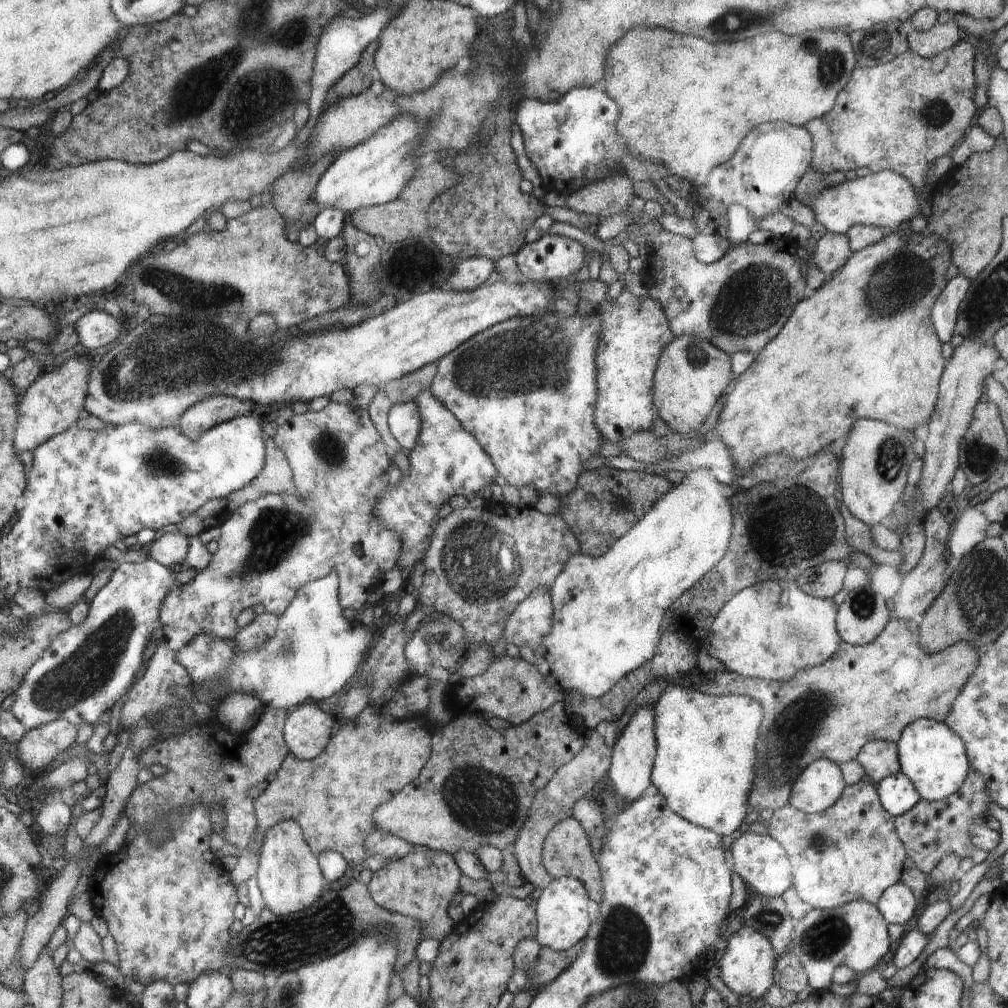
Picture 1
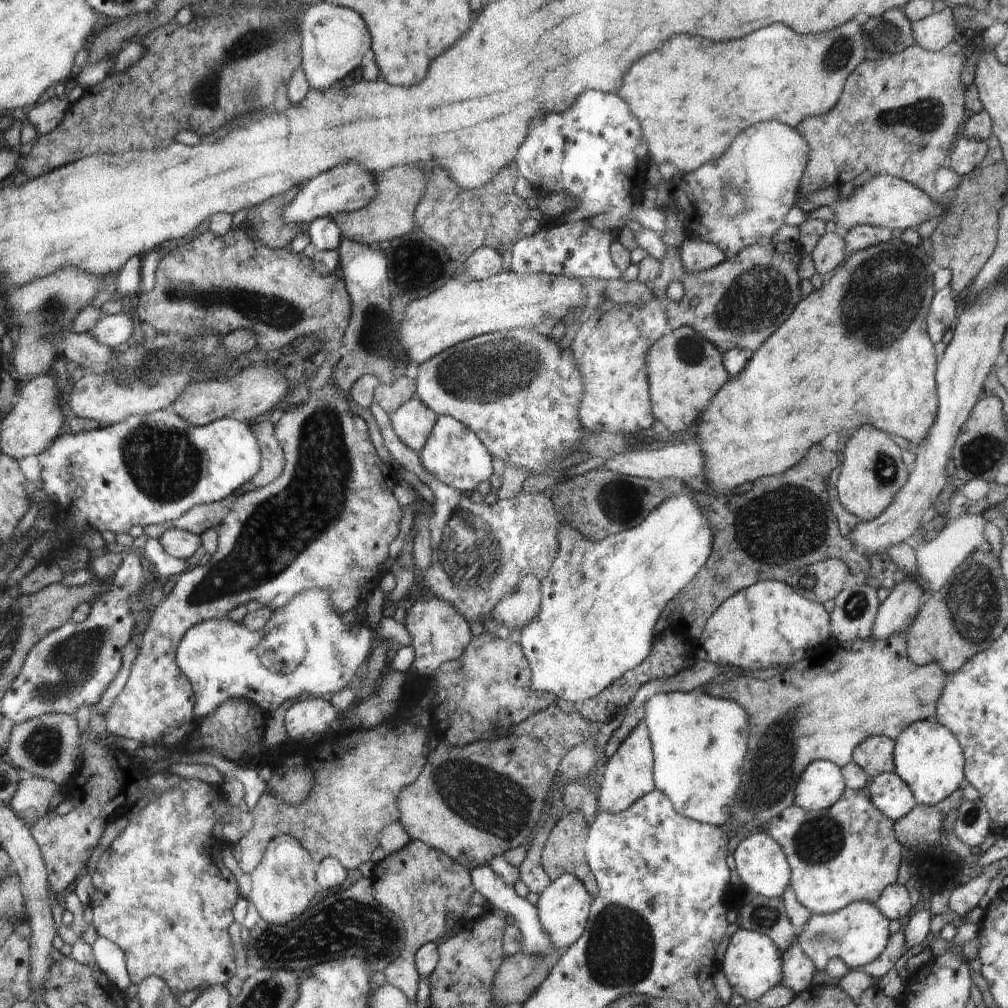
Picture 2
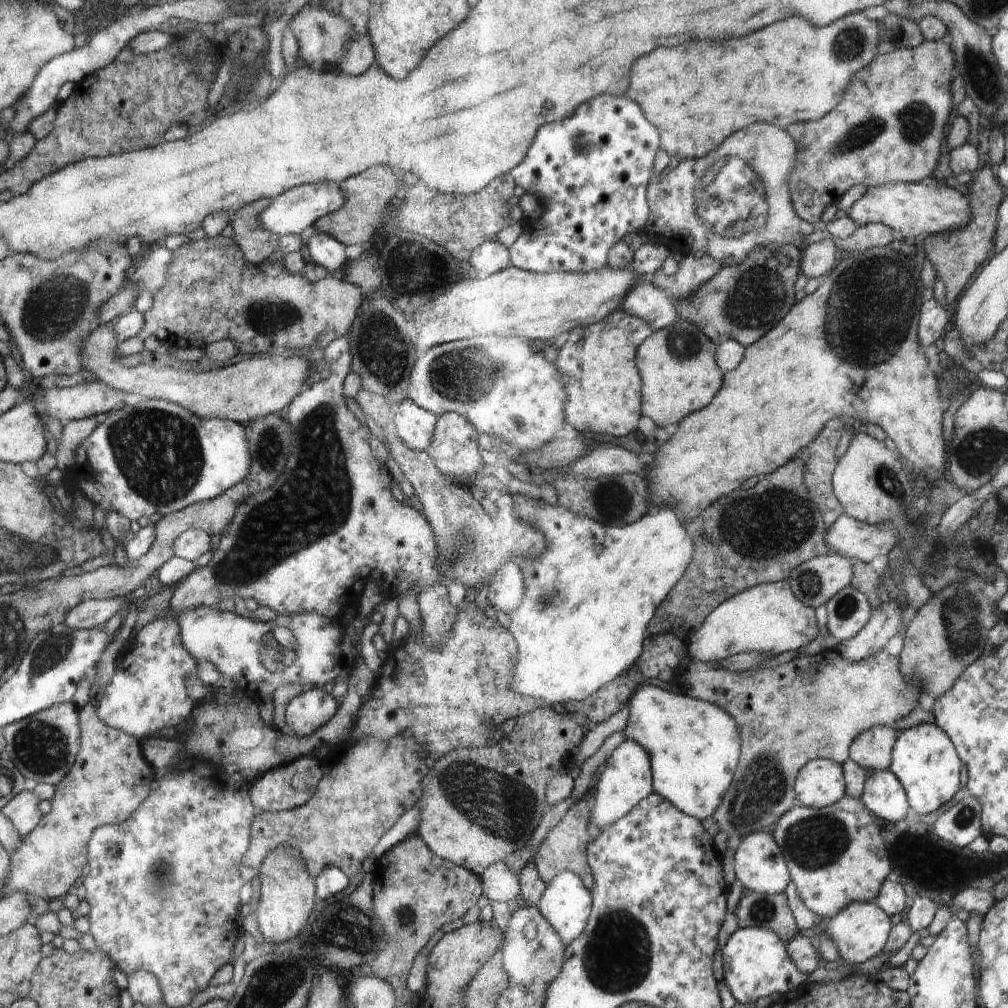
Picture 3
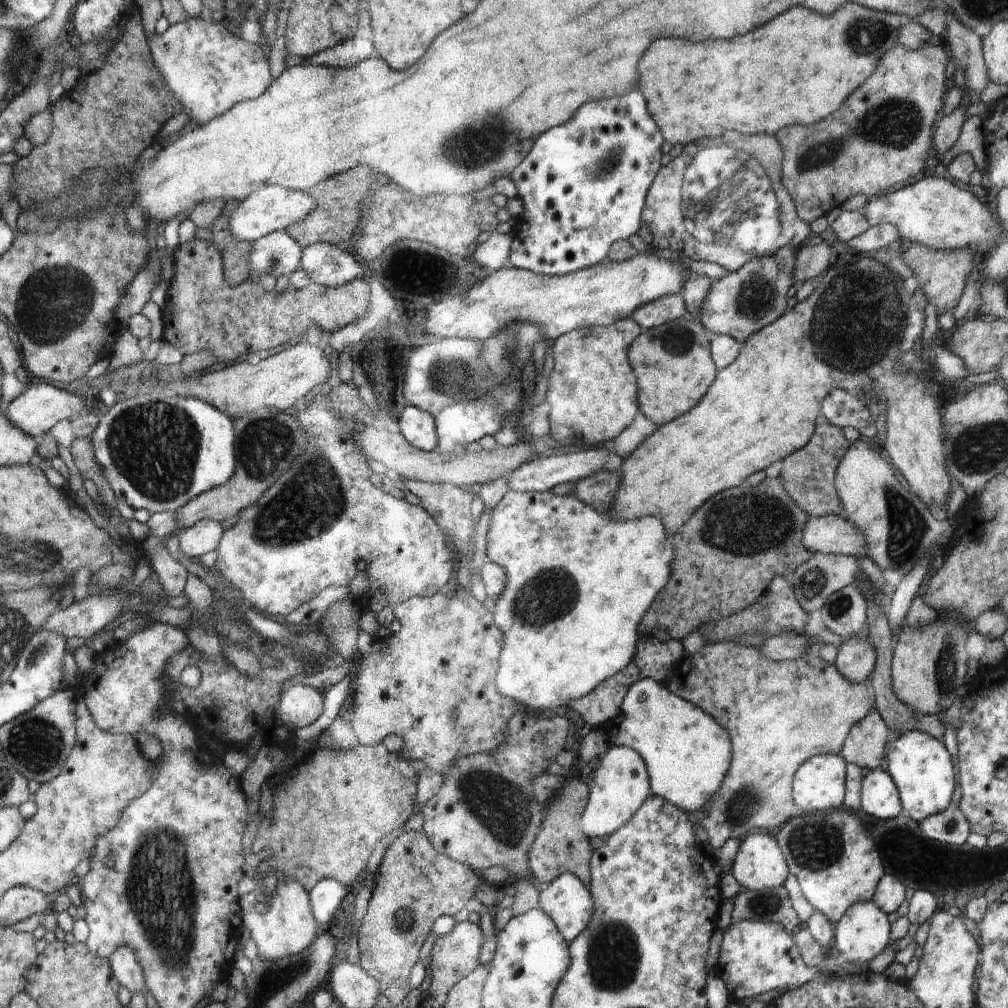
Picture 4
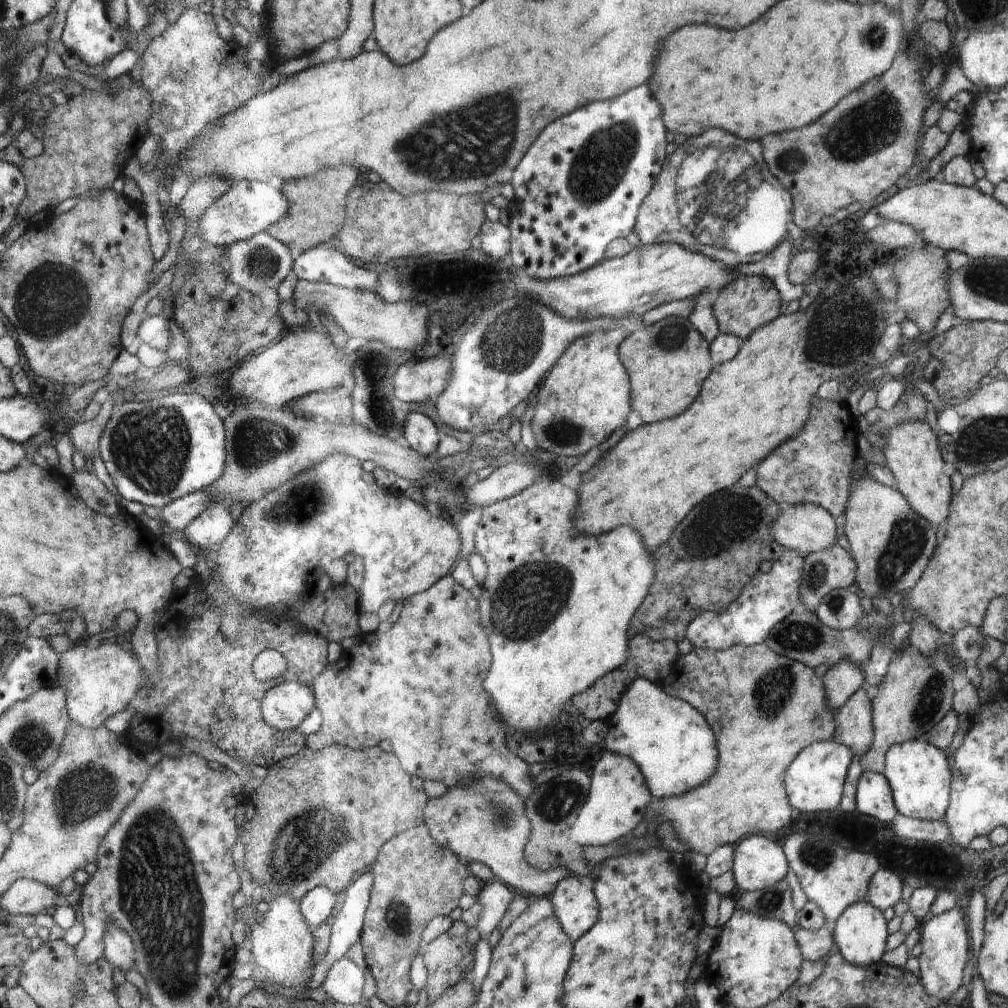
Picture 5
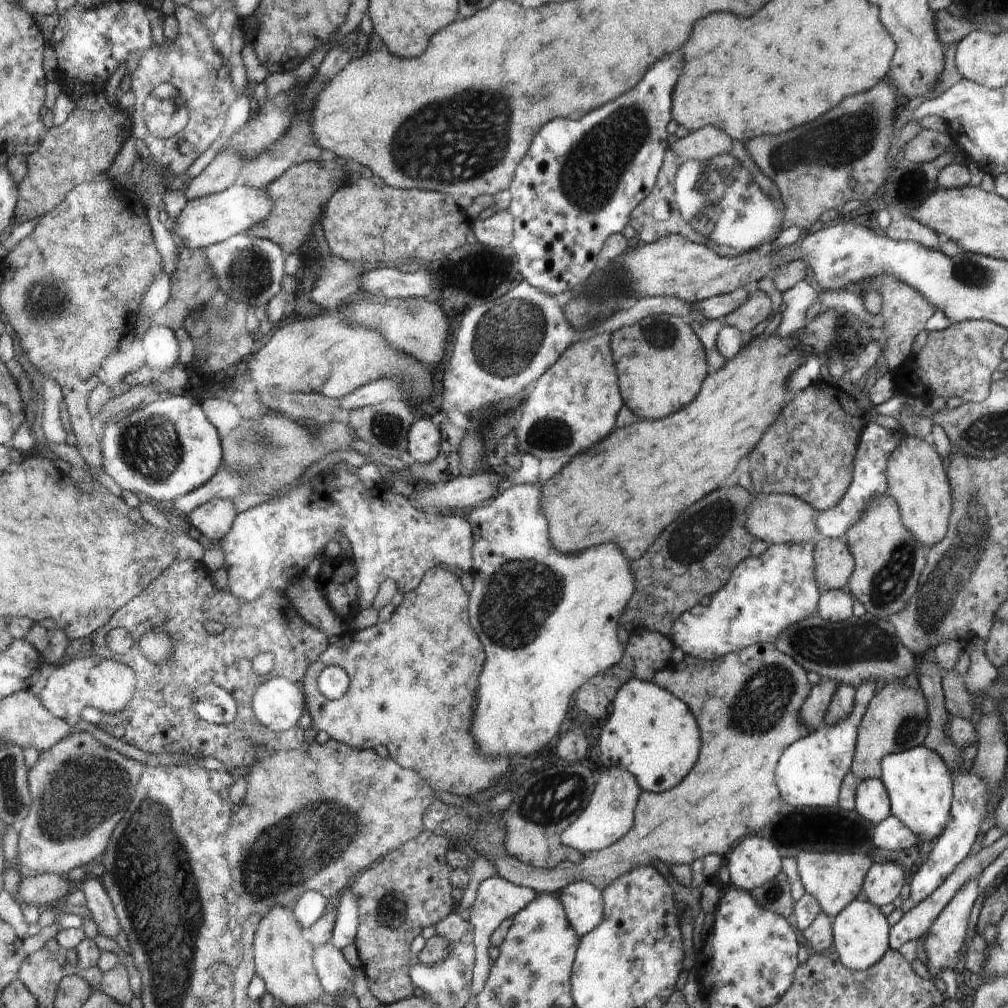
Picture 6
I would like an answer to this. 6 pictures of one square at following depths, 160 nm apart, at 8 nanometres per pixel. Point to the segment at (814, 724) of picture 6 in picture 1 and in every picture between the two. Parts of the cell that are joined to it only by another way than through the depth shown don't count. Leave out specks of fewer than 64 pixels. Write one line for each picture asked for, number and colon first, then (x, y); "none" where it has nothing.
1: (919, 588)
2: (896, 614)
3: (884, 623)
4: (856, 657)
5: (840, 682)

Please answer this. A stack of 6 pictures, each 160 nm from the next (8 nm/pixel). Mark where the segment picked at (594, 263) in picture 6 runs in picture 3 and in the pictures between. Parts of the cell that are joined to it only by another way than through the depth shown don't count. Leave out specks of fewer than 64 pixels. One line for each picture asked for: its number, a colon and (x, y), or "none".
3: (590, 171)
4: (584, 186)
5: (581, 186)

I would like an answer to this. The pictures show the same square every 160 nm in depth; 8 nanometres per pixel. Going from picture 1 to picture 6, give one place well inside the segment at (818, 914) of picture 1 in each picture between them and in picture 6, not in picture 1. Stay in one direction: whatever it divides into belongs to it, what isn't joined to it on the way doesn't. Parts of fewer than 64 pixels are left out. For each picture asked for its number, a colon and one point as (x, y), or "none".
2: (858, 934)
3: (860, 931)
4: (862, 934)
5: (860, 933)
6: (860, 931)

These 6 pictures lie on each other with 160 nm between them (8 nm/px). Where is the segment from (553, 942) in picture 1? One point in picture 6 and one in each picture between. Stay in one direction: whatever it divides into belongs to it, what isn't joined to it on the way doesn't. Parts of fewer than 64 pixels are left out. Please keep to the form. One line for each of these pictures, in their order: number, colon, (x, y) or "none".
2: (563, 907)
3: (565, 903)
4: (566, 900)
5: (575, 907)
6: (583, 904)

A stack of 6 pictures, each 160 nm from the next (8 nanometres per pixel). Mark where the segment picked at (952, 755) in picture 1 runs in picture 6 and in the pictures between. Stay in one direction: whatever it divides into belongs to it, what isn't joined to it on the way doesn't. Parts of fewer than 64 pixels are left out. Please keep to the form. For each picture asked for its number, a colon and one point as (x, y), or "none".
2: (928, 756)
3: (925, 761)
4: (920, 765)
5: (917, 773)
6: (918, 783)

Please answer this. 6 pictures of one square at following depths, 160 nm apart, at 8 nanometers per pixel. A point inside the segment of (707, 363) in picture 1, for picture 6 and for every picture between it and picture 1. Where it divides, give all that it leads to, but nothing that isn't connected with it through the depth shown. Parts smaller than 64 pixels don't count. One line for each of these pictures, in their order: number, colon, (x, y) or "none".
2: (685, 370)
3: (679, 376)
4: (672, 363)
5: (667, 362)
6: (660, 362)

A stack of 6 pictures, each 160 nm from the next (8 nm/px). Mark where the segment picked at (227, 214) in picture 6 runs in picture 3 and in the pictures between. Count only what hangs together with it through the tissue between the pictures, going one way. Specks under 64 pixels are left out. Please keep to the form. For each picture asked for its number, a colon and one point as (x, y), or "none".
3: (294, 212)
4: (269, 209)
5: (247, 208)

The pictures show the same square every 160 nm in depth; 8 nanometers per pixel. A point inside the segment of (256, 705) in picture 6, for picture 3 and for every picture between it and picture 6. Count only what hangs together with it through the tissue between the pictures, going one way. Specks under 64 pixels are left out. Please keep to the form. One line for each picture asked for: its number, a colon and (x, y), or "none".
3: (312, 708)
4: (300, 705)
5: (284, 707)

